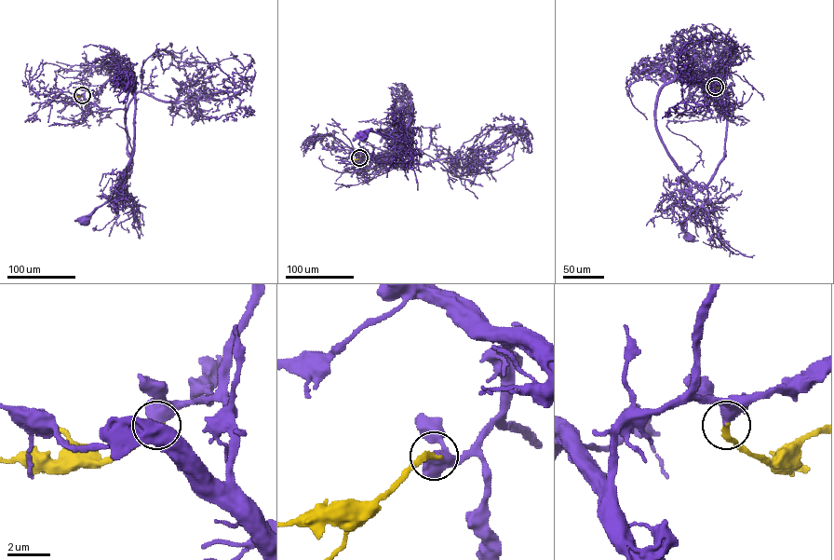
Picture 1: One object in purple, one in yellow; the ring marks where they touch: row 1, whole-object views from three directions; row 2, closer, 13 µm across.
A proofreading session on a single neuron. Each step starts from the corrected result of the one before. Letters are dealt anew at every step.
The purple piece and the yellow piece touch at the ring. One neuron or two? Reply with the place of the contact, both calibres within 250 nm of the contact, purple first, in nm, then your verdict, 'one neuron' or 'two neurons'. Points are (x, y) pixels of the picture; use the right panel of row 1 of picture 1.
place (715, 87); calibres 600 and 260 nm; one neuron

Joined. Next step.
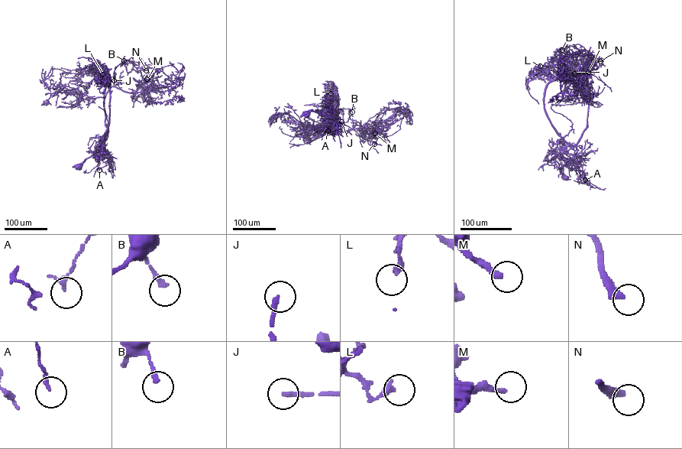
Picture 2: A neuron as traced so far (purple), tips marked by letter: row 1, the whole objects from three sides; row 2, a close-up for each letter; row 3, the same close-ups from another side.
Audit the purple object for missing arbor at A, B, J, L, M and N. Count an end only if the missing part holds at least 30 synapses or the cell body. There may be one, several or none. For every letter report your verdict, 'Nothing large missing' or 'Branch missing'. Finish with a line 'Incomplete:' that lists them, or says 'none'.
A: Nothing large missing
B: Nothing large missing
J: Branch missing
L: Nothing large missing
M: Nothing large missing
N: Branch missing
Incomplete: J, N

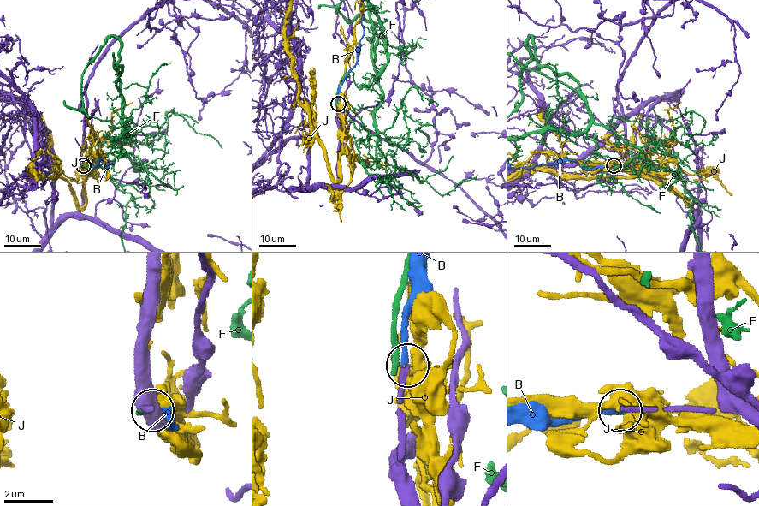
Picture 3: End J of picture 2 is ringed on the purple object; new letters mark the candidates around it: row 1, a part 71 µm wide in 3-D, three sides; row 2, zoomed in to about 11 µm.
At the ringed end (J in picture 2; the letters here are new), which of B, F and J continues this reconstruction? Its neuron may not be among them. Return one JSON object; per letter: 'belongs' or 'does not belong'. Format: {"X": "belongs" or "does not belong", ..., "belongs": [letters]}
{"B": "belongs", "F": "does not belong", "J": "does not belong", "belongs": ["B"]}

